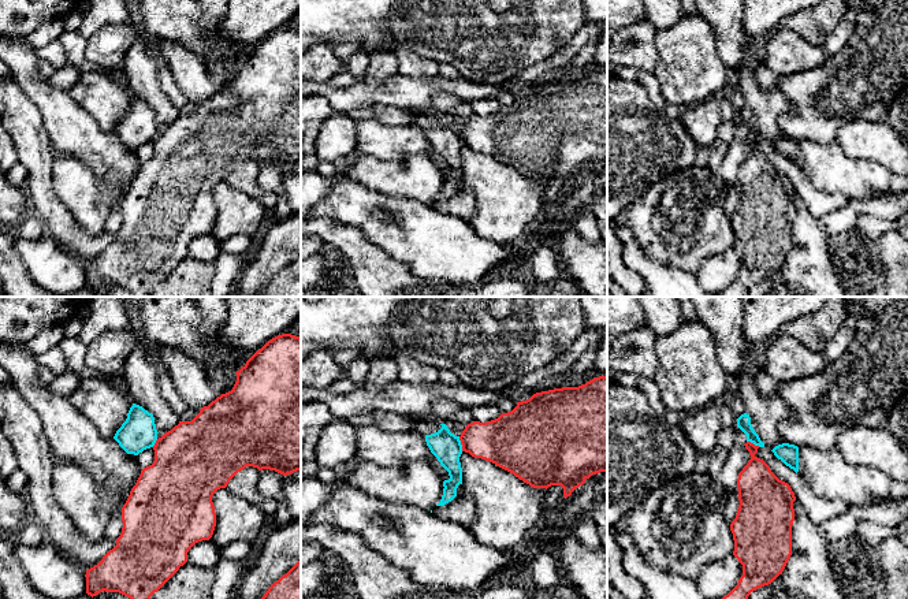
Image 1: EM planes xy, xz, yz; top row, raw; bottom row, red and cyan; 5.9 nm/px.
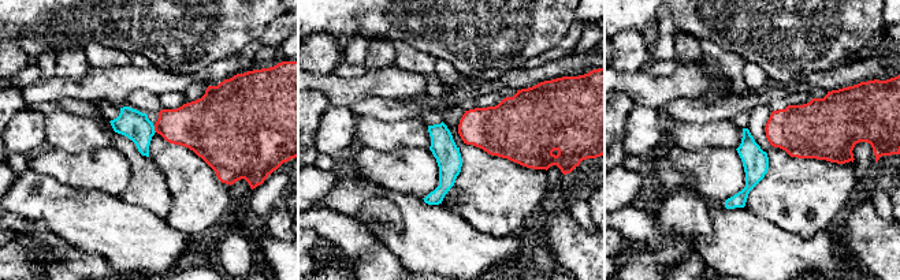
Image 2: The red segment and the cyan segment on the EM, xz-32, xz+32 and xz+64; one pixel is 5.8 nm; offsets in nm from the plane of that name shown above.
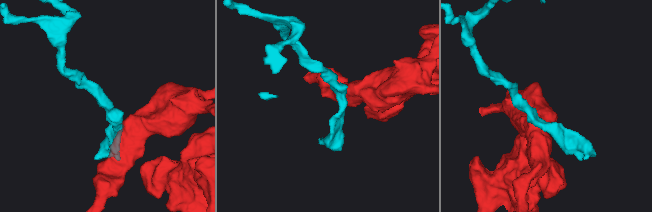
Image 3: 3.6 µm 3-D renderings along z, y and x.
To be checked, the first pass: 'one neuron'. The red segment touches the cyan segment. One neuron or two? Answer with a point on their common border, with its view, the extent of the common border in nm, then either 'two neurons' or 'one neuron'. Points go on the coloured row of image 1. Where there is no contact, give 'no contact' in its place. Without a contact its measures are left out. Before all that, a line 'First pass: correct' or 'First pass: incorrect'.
First pass: incorrect
contact xz (461, 443); length 90 nm; two neurons

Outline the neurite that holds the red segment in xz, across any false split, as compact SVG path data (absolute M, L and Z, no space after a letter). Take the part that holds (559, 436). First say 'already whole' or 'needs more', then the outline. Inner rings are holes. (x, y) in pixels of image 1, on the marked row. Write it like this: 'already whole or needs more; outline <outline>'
already whole; outline M607 376L578 387L533 394L498 418L465 427L462 451L513 473L533 488L561 485L565 499L592 475L607 472Z

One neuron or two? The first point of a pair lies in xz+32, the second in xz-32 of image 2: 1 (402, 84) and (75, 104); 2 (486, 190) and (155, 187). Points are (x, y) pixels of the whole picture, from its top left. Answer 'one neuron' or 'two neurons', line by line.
1: two neurons
2: two neurons

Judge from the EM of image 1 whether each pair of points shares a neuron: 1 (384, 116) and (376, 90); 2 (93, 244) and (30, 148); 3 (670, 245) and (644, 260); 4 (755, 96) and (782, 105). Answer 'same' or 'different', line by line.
1: different
2: same
3: different
4: same

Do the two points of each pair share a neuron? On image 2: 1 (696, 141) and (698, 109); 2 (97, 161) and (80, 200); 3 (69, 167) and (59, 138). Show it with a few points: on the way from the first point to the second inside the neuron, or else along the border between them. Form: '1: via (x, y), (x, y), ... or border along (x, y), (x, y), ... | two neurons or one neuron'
1: border along (669, 118), (691, 122), (729, 120) | two neurons
2: border along (55, 178), (75, 189), (97, 189), (116, 196) | two neurons
3: border along (52, 148), (71, 153), (95, 150) | two neurons

